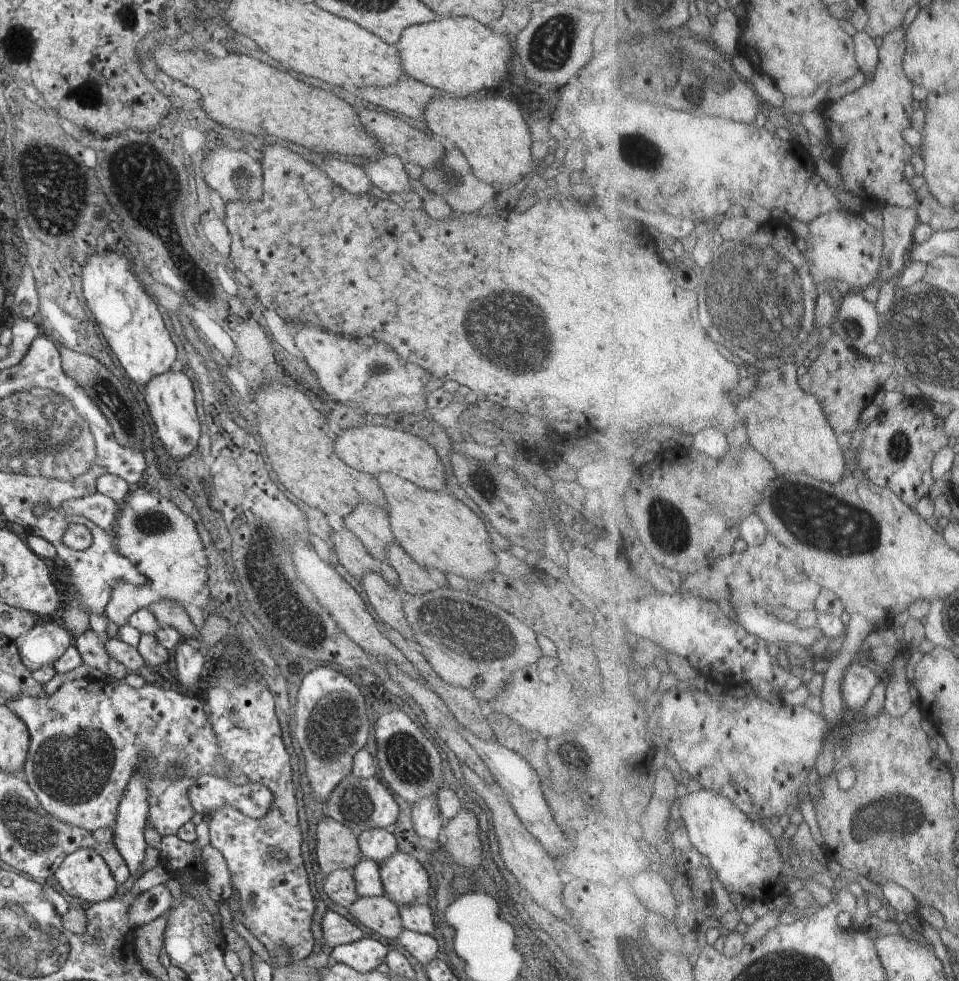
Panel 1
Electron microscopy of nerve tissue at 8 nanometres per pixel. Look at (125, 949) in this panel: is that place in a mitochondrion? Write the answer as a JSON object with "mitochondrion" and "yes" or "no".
{"mitochondrion":"no"}

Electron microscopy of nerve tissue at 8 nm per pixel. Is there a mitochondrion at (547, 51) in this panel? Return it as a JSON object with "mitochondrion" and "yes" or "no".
{"mitochondrion":"yes"}

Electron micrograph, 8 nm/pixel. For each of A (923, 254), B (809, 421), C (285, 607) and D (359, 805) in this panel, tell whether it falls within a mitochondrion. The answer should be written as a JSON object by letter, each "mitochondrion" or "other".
{"A":"other","B":"other","C":"mitochondrion","D":"mitochondrion"}

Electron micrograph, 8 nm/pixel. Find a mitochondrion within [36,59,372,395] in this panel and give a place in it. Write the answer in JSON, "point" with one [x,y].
{"point":[145,214]}

